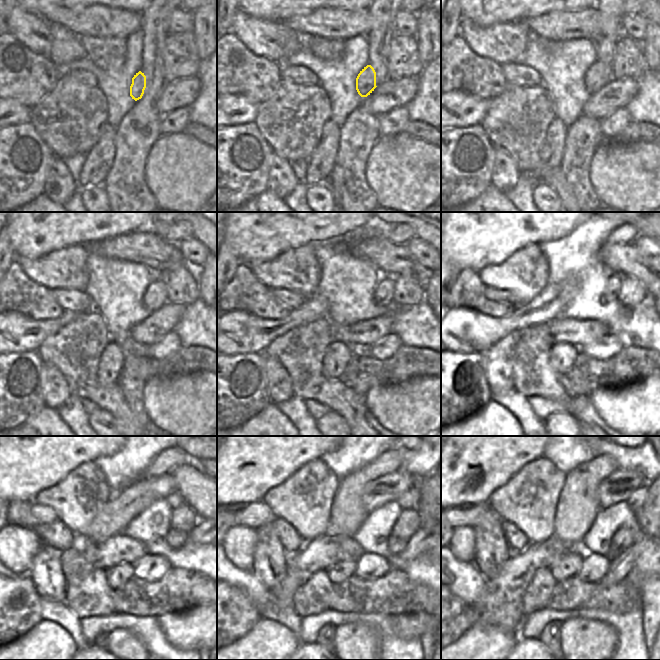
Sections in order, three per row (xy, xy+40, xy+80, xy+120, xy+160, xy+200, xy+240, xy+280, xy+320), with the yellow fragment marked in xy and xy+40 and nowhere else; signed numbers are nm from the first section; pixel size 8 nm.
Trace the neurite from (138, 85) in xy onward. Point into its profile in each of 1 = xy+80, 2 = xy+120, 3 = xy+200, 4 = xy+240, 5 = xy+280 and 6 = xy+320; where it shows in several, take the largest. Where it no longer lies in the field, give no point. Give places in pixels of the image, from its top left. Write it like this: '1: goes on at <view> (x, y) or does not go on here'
1: goes on at xy+80 (598, 74)
2: goes on at xy+120 (156, 295)
3: goes on at xy+200 (613, 286)
4: goes on at xy+240 (175, 499)
5: goes on at xy+280 (410, 499)
6: goes on at xy+320 (640, 496)

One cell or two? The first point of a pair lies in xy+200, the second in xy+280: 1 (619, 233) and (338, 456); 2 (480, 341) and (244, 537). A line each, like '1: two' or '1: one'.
1: two
2: one

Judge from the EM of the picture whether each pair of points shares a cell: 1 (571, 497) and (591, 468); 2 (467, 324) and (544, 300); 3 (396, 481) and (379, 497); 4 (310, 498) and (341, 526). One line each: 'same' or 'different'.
1: same
2: same
3: same
4: different

